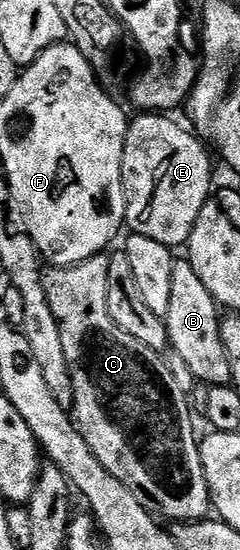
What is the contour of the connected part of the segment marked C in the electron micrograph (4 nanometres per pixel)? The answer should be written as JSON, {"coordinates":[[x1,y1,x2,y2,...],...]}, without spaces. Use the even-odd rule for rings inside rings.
{"coordinates":[[103,252,96,260,75,266,56,266,58,274,42,275,48,307,60,328,64,356,68,360,74,389,72,417,88,447,104,466,131,490,132,495,159,519,171,518,171,523,201,522,211,513,210,489,202,463,199,435,194,435,190,406,186,394,178,387,174,374,162,363,162,354,152,352,136,336,128,336,112,320,108,308,108,284,112,258]]}

